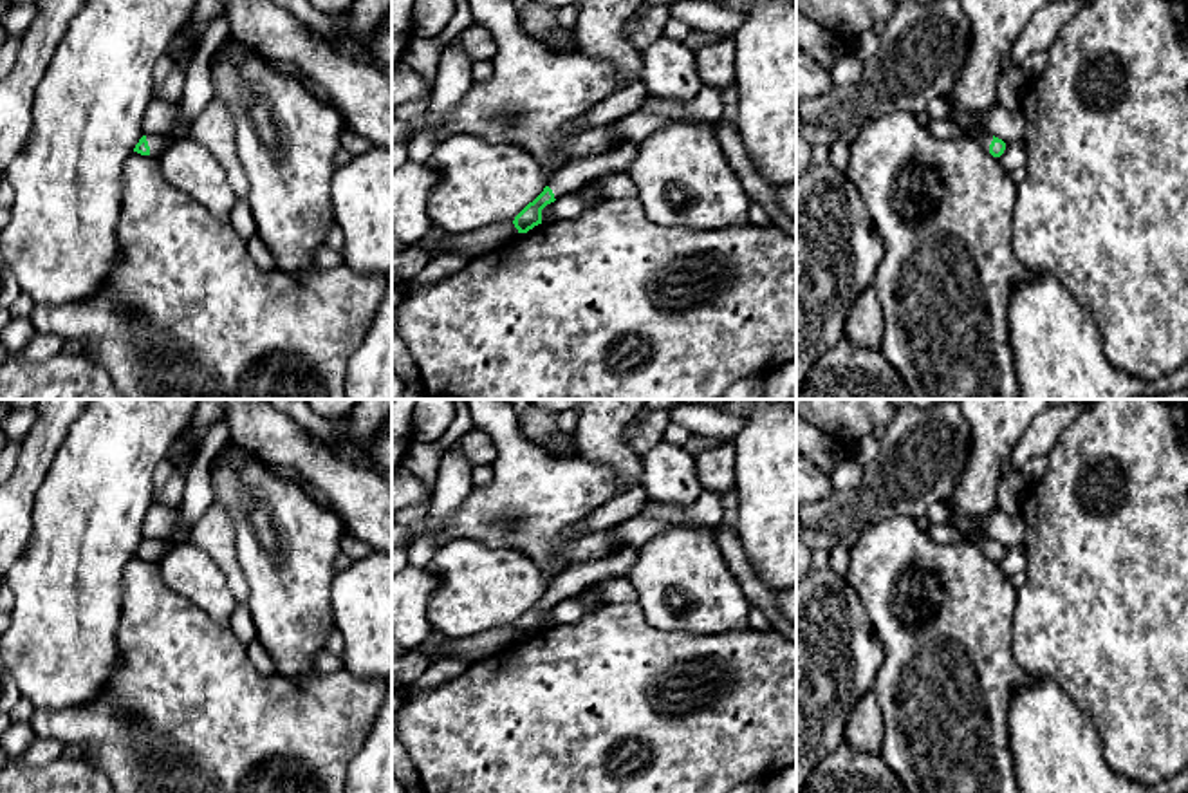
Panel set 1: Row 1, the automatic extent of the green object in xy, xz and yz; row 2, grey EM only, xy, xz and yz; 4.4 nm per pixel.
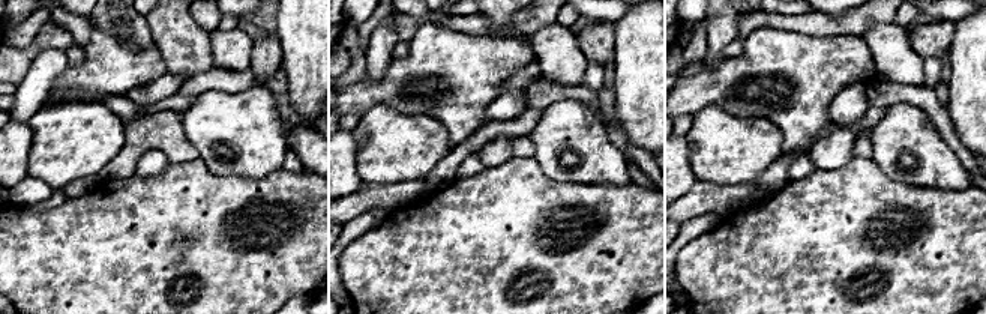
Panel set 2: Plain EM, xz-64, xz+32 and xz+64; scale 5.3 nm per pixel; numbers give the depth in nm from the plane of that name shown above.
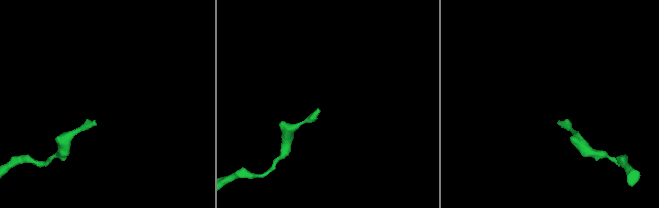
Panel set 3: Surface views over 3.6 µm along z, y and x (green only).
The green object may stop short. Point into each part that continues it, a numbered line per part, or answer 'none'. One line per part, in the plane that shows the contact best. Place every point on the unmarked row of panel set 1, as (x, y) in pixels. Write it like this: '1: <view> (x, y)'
1: xy (157, 550)

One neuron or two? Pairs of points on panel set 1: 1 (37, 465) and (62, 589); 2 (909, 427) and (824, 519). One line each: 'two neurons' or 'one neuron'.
1: two neurons
2: one neuron

